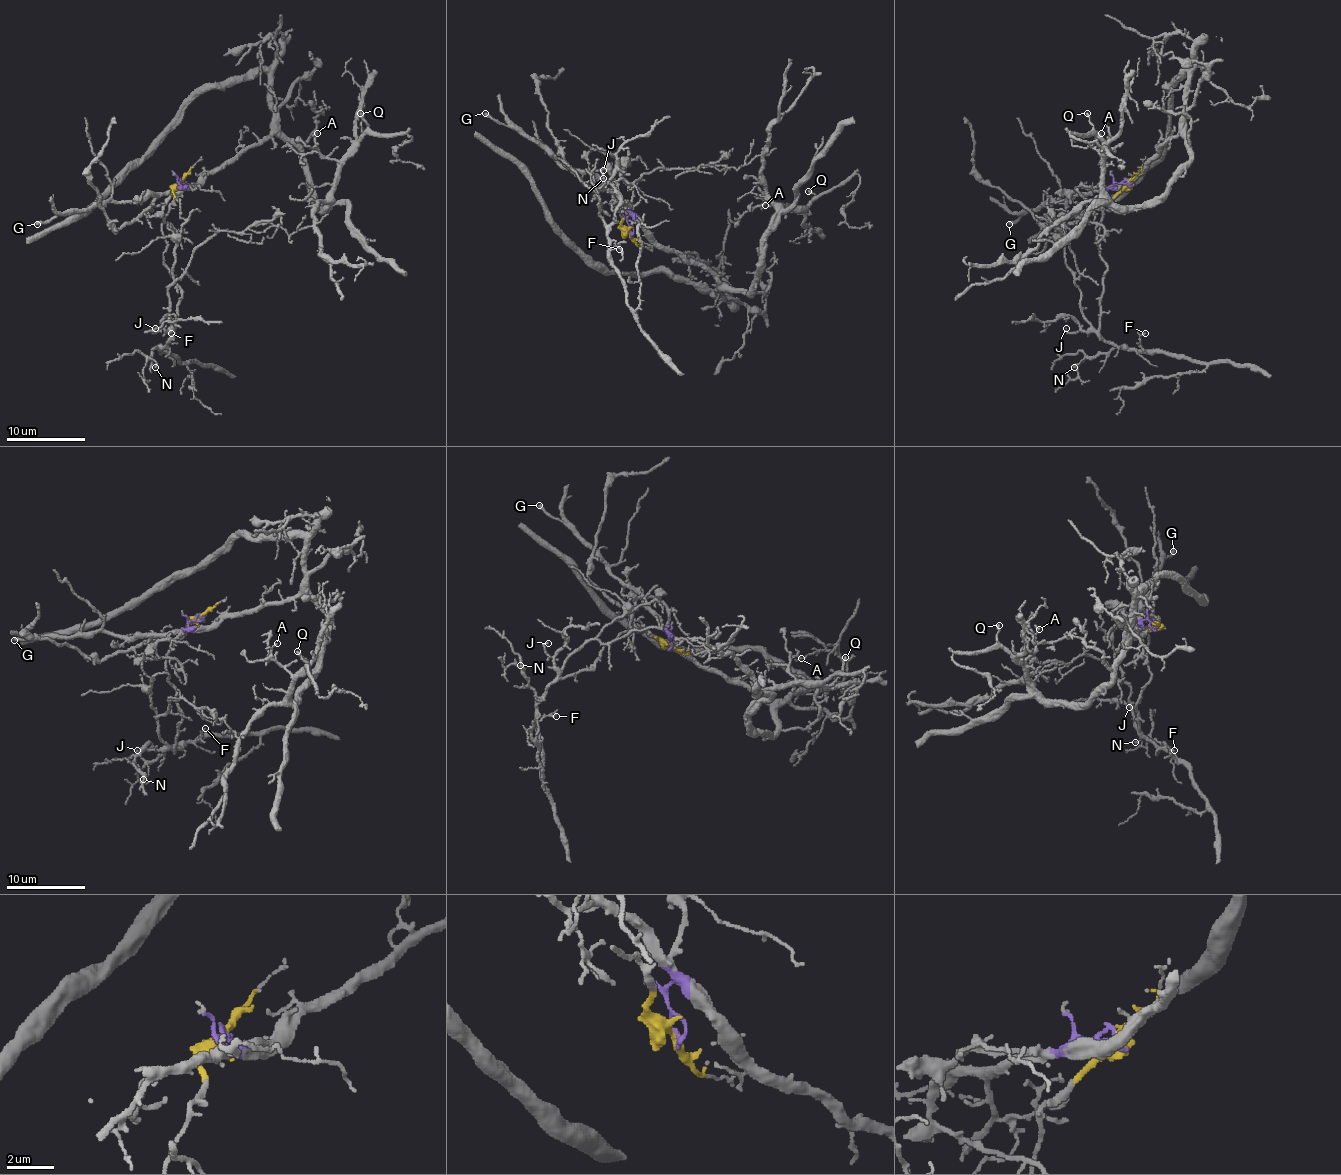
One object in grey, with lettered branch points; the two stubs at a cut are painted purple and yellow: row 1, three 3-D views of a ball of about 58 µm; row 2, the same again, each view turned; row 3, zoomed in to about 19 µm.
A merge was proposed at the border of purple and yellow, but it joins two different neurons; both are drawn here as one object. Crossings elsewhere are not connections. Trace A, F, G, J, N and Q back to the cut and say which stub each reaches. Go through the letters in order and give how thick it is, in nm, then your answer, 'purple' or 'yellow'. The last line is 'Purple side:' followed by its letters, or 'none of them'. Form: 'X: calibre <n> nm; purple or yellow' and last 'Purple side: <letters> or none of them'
A: calibre 70 nm; purple
F: calibre 110 nm; yellow
G: calibre 260 nm; purple
J: calibre 110 nm; yellow
N: calibre 100 nm; yellow
Q: calibre 150 nm; purple
Purple side: A, G, Q

